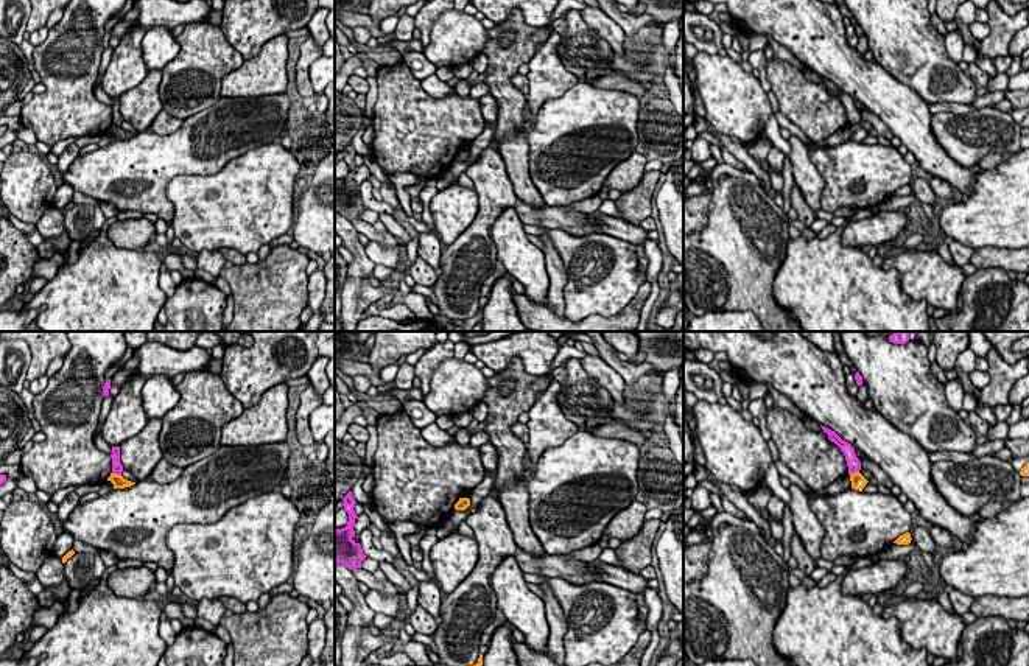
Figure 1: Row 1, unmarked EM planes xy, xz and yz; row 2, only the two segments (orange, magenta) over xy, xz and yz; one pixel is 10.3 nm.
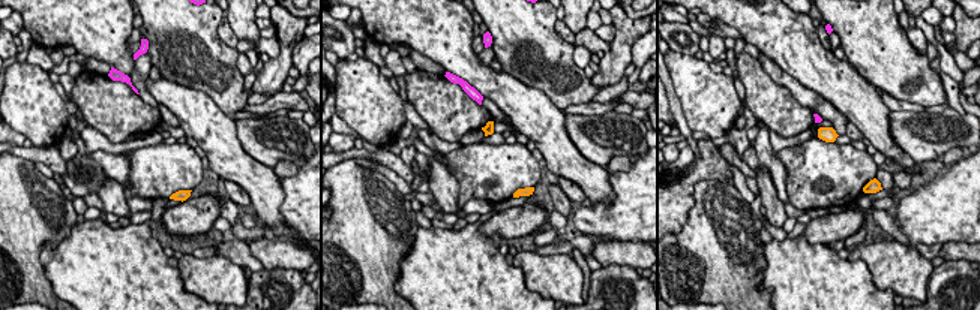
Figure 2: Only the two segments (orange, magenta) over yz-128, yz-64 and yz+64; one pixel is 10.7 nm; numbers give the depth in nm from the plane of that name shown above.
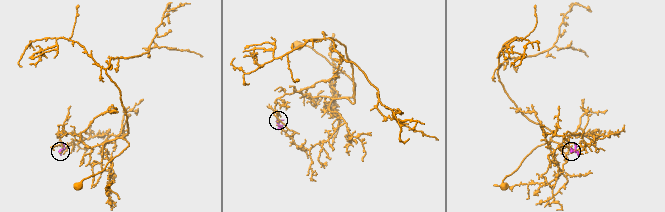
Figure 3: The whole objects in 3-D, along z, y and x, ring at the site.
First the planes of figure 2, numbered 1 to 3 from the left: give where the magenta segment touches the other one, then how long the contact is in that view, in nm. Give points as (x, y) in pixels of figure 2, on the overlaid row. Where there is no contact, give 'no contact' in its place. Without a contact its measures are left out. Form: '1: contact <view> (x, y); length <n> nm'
1: no contact
2: no contact
3: no contact

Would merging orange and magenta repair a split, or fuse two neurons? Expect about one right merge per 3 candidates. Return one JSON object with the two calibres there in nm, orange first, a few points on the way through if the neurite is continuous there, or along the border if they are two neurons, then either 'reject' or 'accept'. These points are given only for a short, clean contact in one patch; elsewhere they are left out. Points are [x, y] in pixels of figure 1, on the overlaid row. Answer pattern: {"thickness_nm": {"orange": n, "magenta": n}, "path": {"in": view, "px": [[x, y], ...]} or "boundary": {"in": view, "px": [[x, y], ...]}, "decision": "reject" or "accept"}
{"thickness_nm": {"orange": 140, "magenta": 120}, "decision": "reject"}

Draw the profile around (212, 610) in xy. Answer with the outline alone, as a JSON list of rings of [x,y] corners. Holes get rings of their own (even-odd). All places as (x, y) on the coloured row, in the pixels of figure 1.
[[[201,599],[195,608],[198,618],[205,619],[213,626],[219,626],[219,621],[226,613],[226,607],[219,599]]]

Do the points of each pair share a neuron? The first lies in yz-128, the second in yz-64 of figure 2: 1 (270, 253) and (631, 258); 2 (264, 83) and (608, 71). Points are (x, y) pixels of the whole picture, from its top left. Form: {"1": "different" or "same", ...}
{"1": "same", "2": "same"}

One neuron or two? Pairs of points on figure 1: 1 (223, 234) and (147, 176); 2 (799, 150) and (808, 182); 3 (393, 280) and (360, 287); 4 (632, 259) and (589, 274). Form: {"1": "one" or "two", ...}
{"1": "two", "2": "one", "3": "two", "4": "one"}

